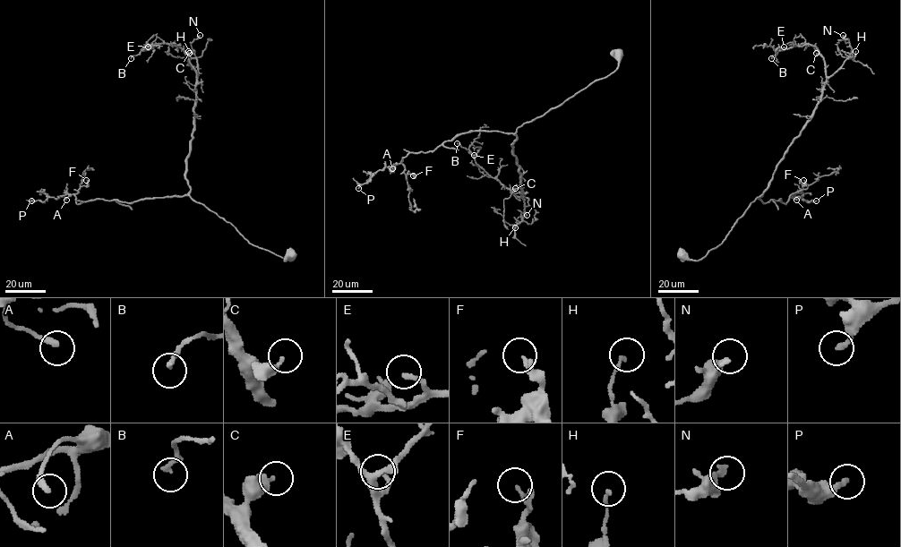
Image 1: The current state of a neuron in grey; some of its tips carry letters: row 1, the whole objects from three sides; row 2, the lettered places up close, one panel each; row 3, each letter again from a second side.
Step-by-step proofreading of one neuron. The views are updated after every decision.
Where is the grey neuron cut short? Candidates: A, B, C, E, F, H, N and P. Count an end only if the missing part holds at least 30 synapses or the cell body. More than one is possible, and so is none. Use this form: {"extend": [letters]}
{"extend": []}

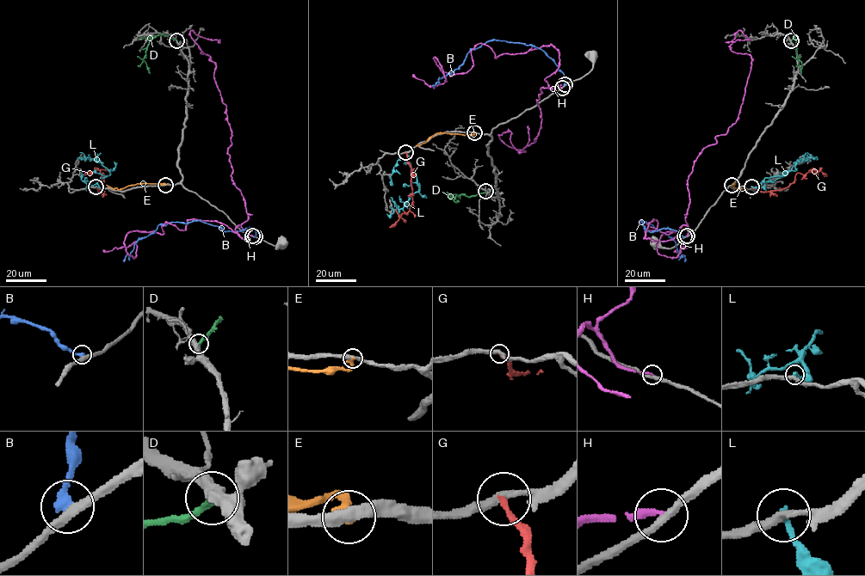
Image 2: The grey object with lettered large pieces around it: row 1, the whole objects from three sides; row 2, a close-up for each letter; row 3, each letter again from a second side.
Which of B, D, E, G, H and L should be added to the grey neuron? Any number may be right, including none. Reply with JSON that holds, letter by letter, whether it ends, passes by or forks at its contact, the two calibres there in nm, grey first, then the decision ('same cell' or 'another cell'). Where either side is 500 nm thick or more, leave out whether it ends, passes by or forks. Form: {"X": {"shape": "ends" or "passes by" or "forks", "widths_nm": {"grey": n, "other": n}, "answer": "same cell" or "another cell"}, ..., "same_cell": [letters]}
{"B": {"shape": "ends", "widths_nm": {"grey": 320, "other": 360}, "answer": "another cell"}, "D": {"shape": "ends", "widths_nm": {"grey": 440, "other": 280}, "answer": "same cell"}, "E": {"shape": "ends", "widths_nm": {"grey": 360, "other": 320}, "answer": "another cell"}, "G": {"shape": "ends", "widths_nm": {"grey": 280, "other": 260}, "answer": "another cell"}, "H": {"shape": "ends", "widths_nm": {"grey": 280, "other": 220}, "answer": "another cell"}, "L": {"shape": "ends", "widths_nm": {"grey": 280, "other": 280}, "answer": "another cell"}, "same_cell": ["D"]}

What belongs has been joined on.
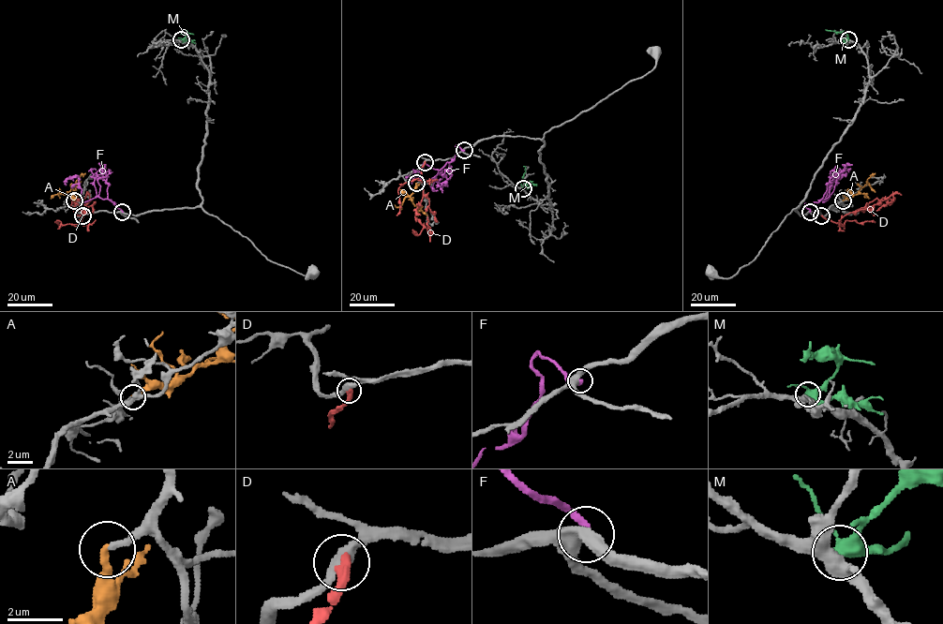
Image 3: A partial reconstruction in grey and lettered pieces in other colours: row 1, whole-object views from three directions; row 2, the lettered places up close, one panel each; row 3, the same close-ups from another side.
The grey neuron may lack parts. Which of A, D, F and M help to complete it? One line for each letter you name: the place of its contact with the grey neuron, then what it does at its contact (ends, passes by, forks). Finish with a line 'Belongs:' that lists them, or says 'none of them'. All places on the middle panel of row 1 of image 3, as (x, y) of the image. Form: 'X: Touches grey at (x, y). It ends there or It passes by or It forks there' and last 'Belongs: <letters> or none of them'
A: Touches grey at (416, 183). It ends there
Belongs: A

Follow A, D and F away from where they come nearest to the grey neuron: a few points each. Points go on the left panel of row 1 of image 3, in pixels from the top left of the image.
A: (74, 200), (68, 191), (85, 173)
D: (82, 215), (80, 223), (81, 210), (73, 199), (82, 200), (88, 194), (86, 211)
F: (122, 212), (108, 199), (97, 197), (82, 202), (77, 176), (67, 178), (66, 185)

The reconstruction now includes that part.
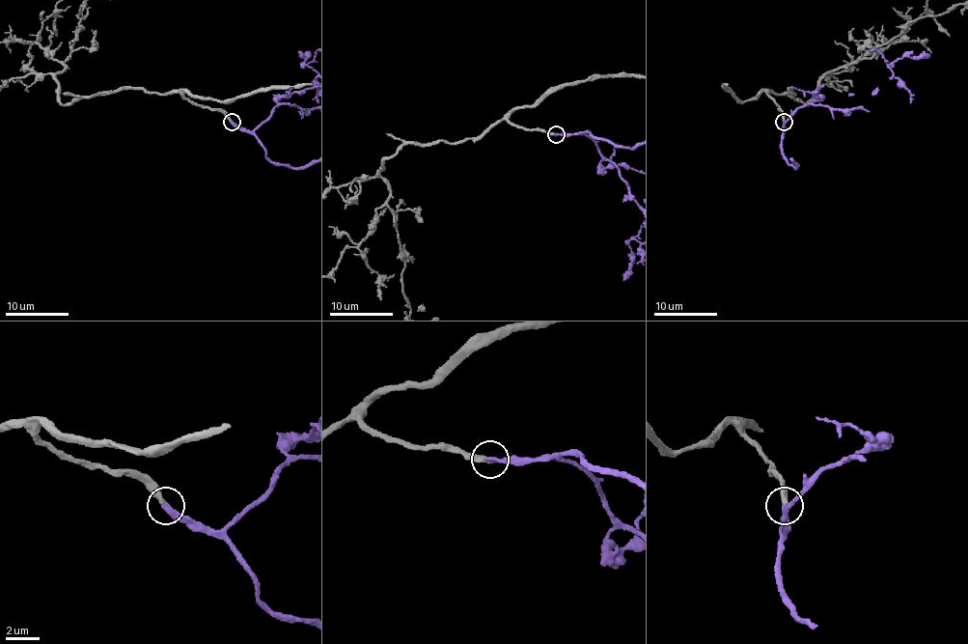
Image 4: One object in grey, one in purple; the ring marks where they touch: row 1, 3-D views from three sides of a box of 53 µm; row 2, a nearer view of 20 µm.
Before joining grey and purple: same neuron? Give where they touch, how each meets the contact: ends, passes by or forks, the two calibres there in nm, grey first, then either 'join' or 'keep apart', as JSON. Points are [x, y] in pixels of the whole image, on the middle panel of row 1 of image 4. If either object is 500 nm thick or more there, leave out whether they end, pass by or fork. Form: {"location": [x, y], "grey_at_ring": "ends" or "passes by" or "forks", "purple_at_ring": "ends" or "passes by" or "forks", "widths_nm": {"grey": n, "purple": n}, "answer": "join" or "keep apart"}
{"location": [556, 134], "grey_at_ring": "ends", "purple_at_ring": "ends", "widths_nm": {"grey": 280, "purple": 320}, "answer": "join"}

